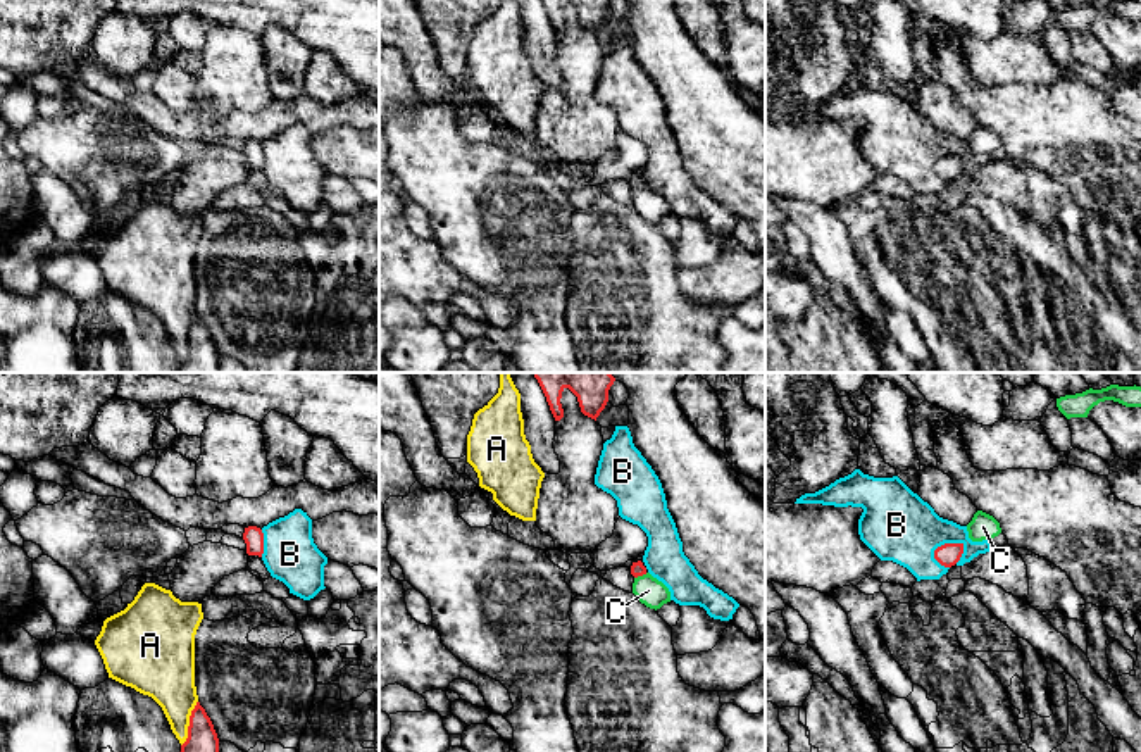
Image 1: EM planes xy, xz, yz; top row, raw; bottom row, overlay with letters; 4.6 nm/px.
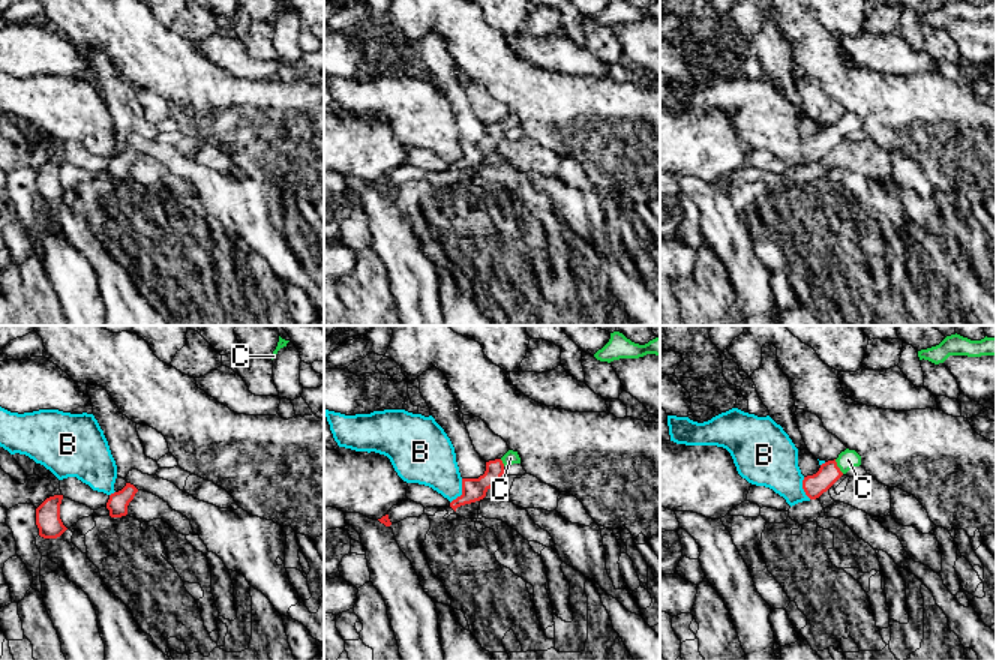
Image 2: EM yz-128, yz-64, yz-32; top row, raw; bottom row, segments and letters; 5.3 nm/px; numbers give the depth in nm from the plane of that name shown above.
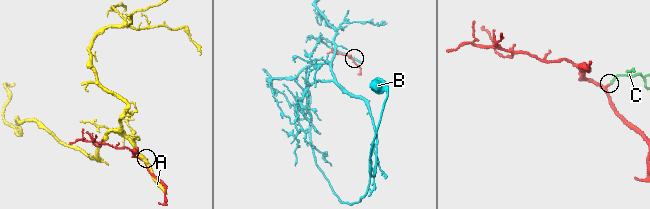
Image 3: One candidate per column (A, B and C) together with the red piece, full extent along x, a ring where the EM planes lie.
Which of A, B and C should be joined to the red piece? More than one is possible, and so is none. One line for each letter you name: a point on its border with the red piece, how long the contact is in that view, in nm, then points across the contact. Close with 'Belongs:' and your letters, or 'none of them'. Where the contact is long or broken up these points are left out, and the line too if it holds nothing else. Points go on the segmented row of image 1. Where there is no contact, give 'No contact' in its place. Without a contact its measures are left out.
C: Touches red at xz (640, 575). Shared border 70 nm. Path across: xz (636, 570), (640, 575), (648, 590)
Belongs: C

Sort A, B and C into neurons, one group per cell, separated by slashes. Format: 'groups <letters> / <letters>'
groups A / B / C

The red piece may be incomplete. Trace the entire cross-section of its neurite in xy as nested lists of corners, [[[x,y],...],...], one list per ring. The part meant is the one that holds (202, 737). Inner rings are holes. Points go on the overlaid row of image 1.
[[[196,702],[181,752],[219,752],[219,738],[205,709]]]

